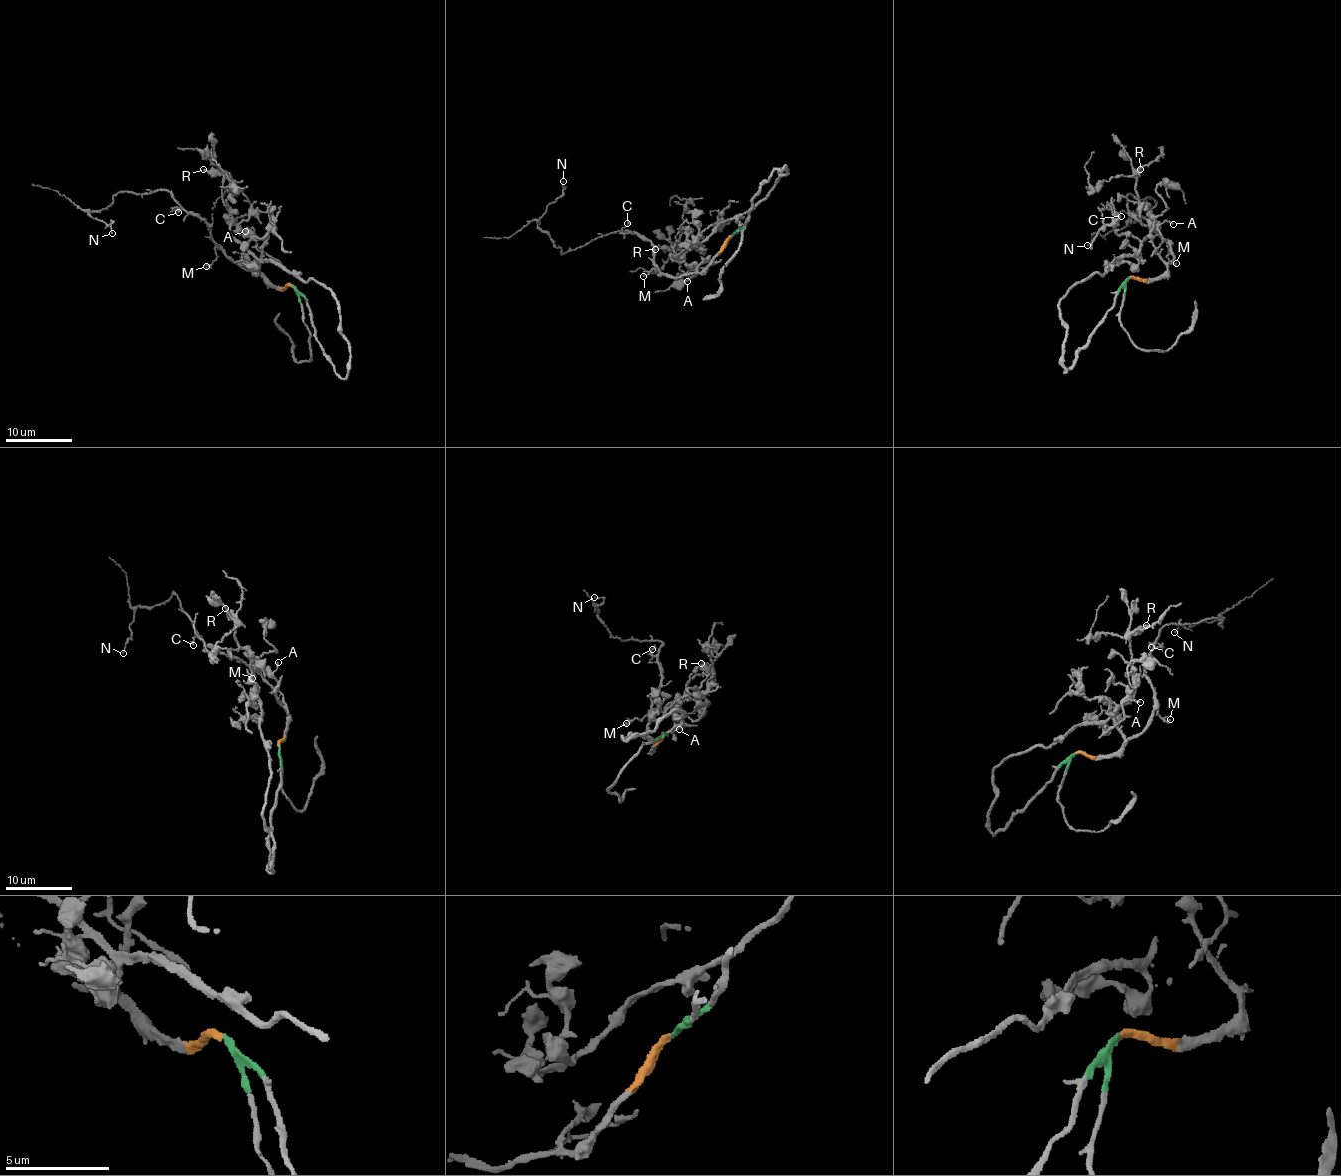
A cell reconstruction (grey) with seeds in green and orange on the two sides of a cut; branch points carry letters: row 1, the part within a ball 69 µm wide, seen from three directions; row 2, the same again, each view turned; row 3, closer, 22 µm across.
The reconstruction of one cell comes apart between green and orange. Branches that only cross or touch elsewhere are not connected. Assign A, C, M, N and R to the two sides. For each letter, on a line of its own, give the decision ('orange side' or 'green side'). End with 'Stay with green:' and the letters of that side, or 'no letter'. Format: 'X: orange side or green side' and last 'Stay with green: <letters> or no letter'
A: green side
C: orange side
M: orange side
N: orange side
R: green side
Stay with green: A, R

